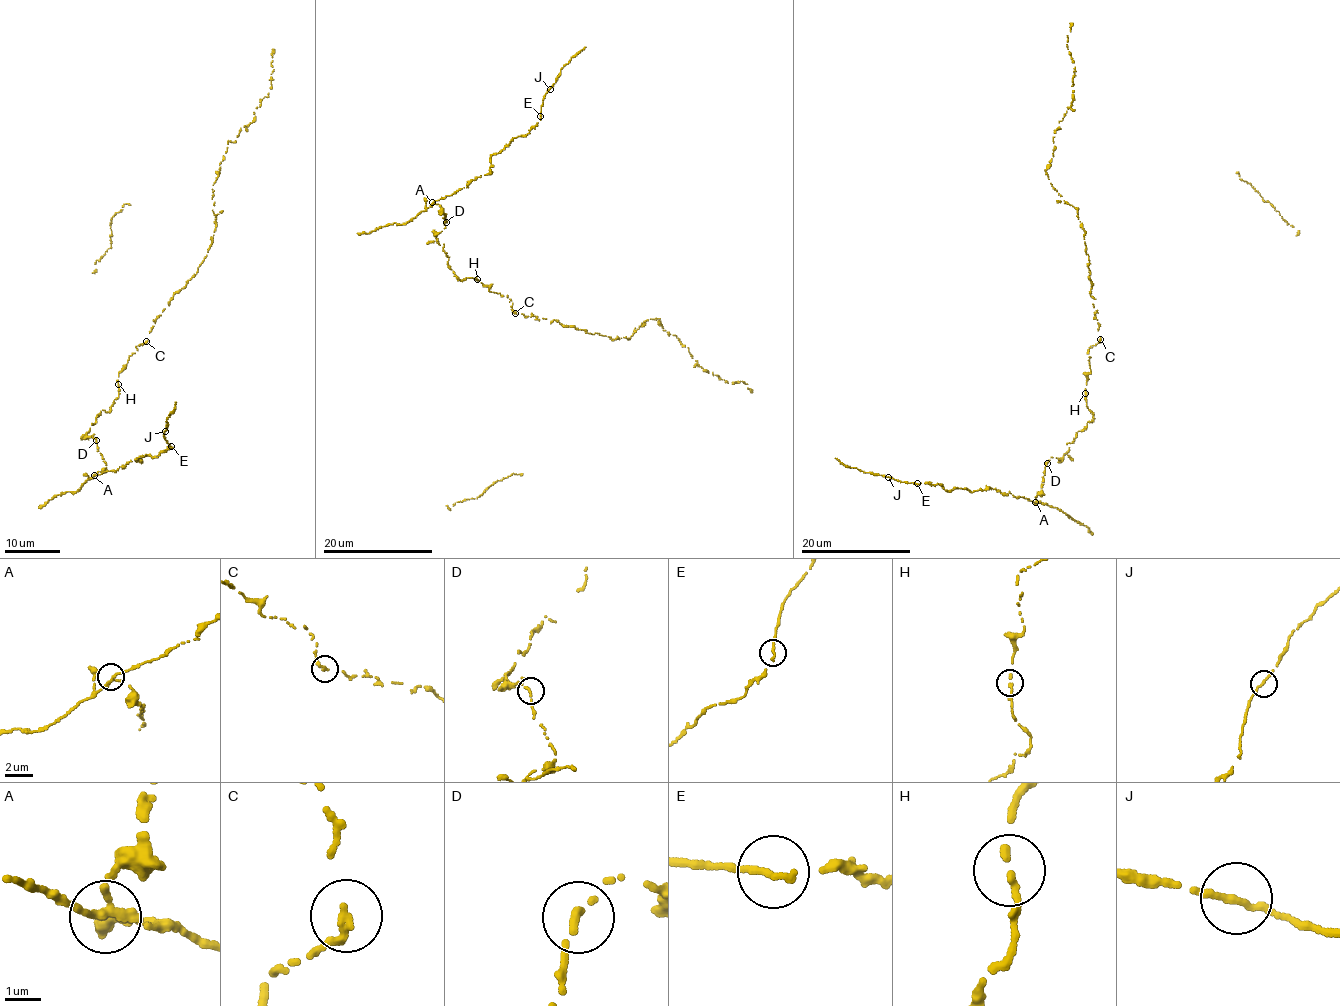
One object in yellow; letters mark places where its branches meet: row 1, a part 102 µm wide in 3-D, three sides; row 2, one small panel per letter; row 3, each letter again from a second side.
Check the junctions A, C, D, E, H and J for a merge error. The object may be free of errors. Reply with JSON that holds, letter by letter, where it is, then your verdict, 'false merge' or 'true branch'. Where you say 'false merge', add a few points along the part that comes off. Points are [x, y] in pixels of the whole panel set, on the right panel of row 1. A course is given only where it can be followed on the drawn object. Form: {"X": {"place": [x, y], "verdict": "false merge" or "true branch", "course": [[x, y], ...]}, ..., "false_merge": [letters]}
{"A": {"place": [1035, 502], "verdict": "true branch"}, "C": {"place": [1100, 339], "verdict": "true branch"}, "D": {"place": [1047, 463], "verdict": "true branch"}, "E": {"place": [917, 483], "verdict": "true branch"}, "H": {"place": [1085, 393], "verdict": "true branch"}, "J": {"place": [888, 477], "verdict": "true branch"}, "false_merge": []}

